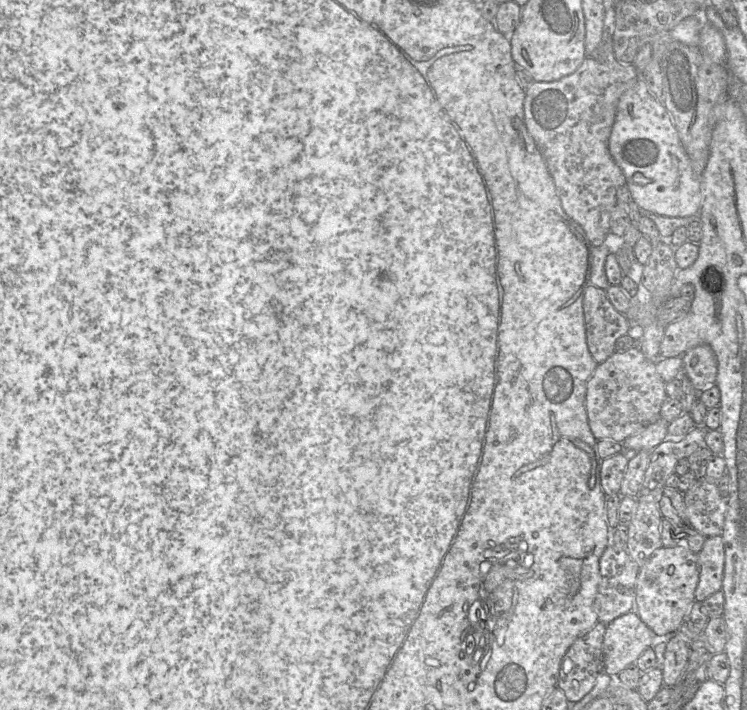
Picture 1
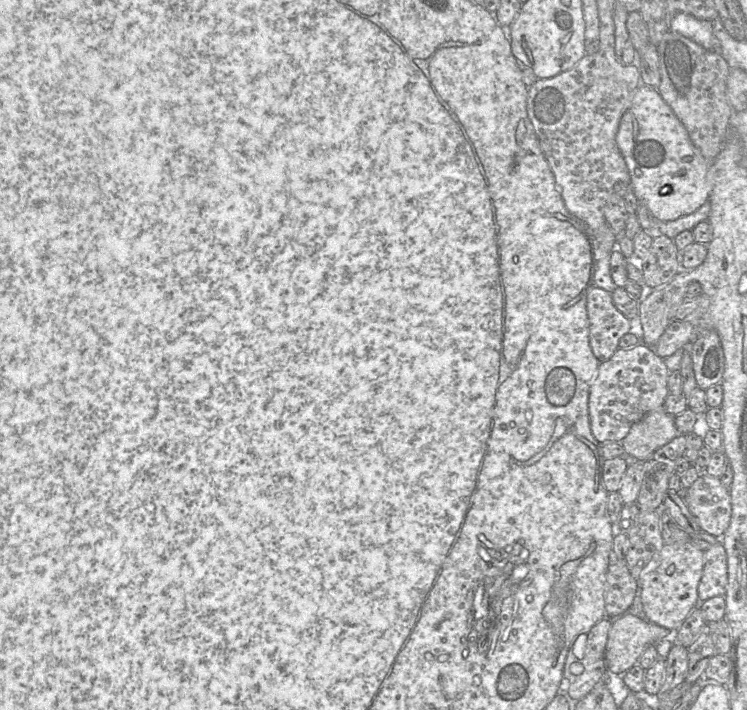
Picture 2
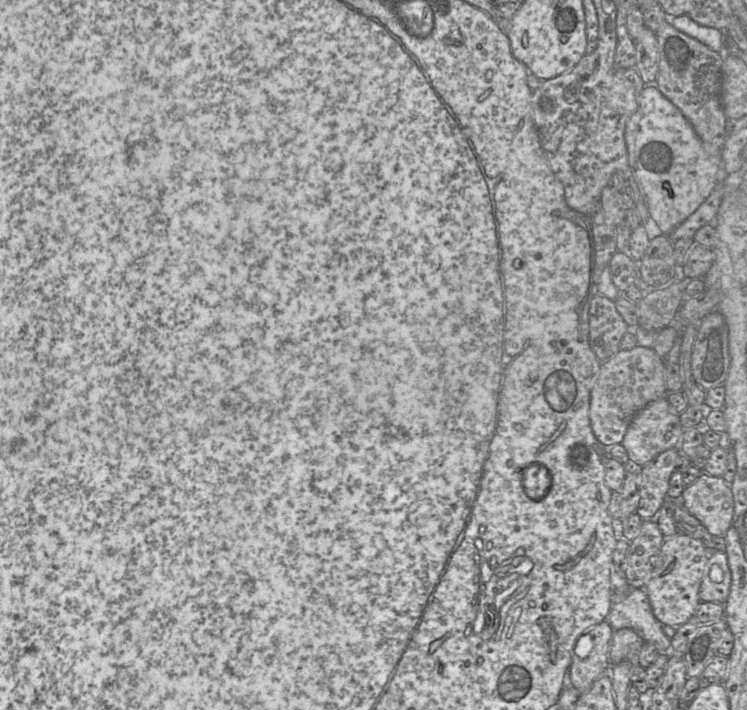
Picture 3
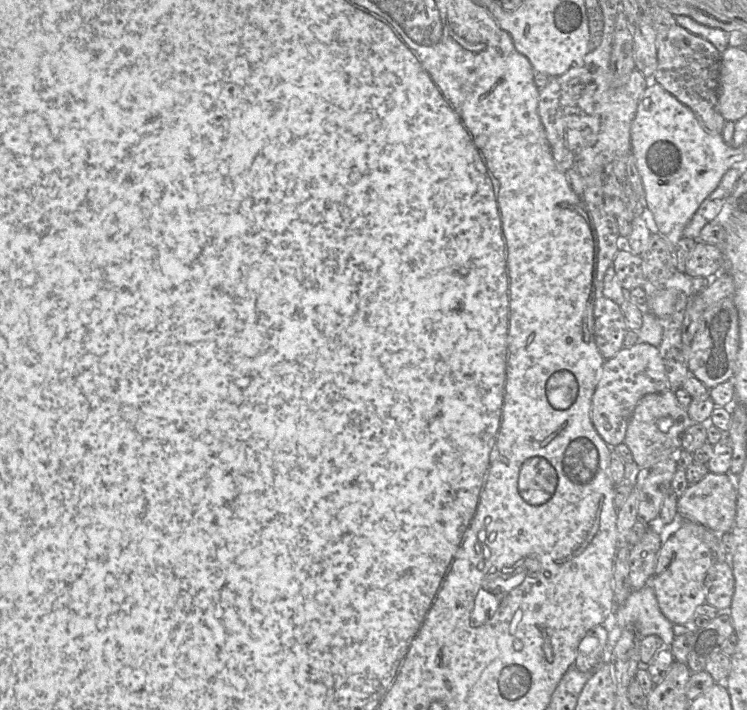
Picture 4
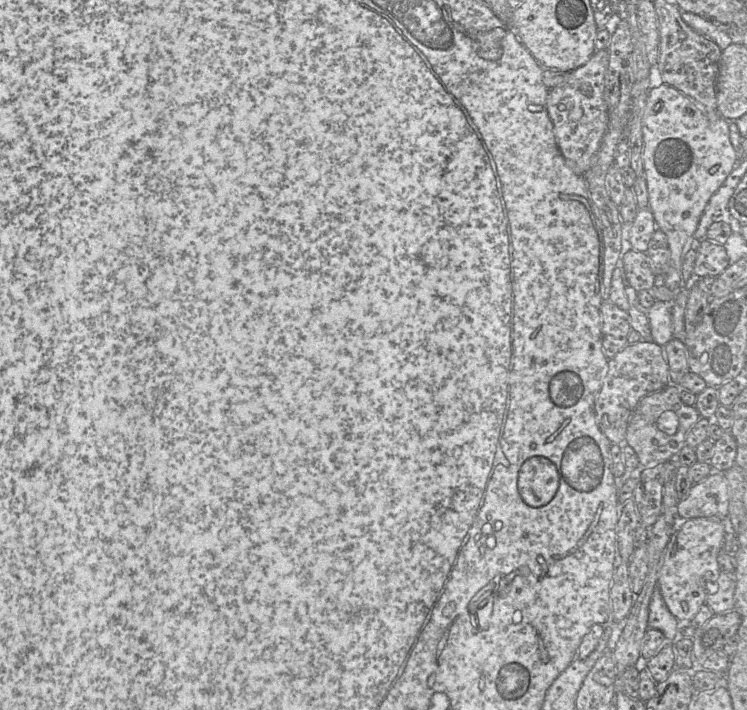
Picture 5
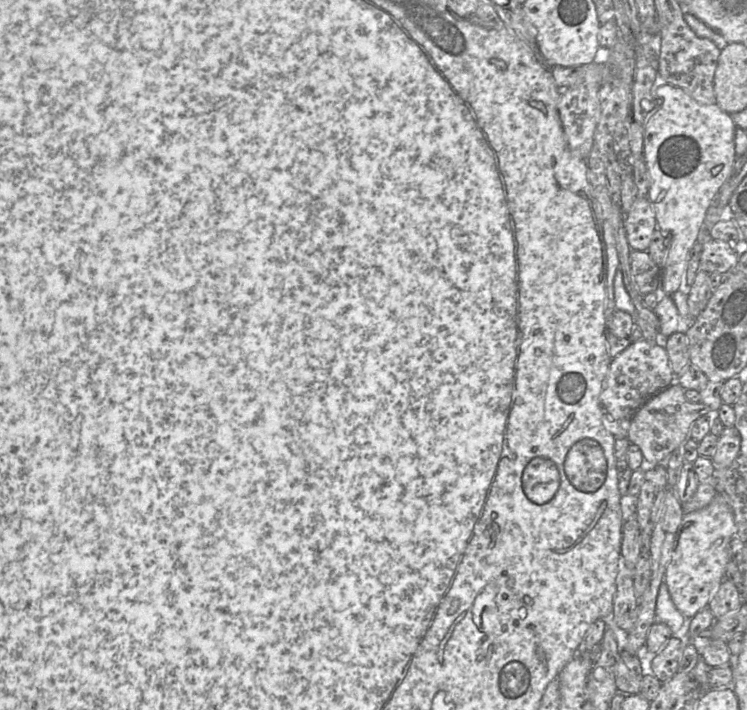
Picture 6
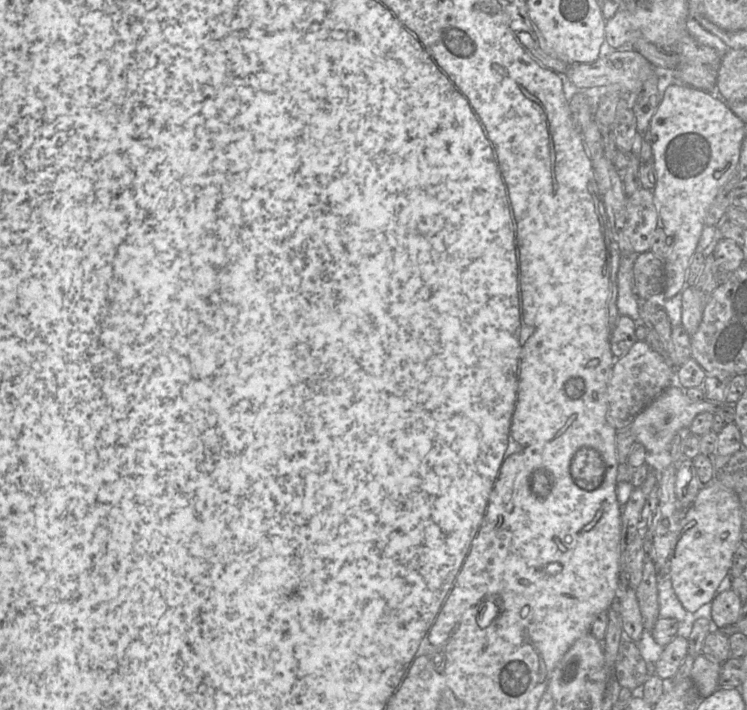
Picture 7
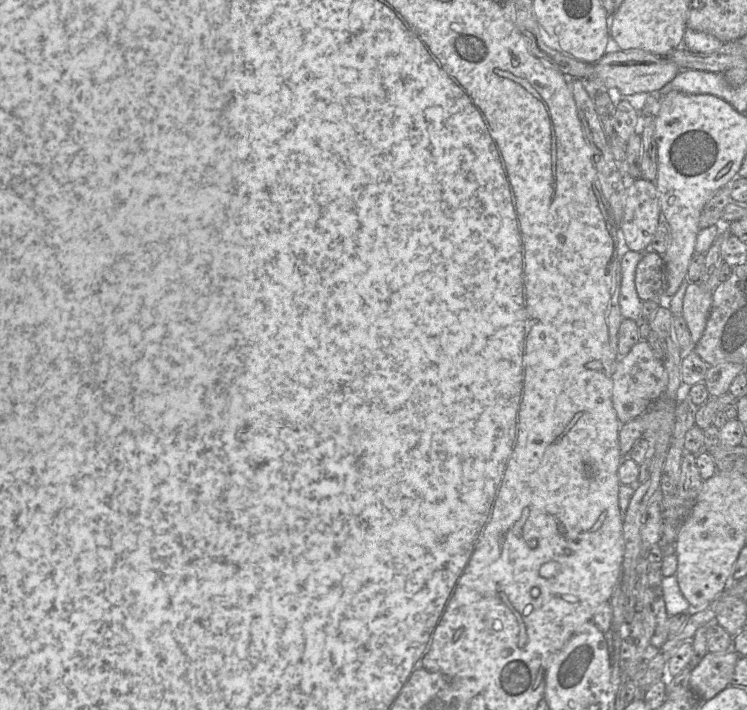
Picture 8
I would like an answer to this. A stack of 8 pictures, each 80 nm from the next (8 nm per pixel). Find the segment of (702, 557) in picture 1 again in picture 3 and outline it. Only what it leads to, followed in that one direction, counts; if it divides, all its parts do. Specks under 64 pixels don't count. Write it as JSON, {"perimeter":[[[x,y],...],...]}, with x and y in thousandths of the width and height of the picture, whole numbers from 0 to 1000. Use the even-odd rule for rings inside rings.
{"perimeter":[[[953,776],[937,825],[937,845],[971,851],[977,837],[979,820],[972,777]]]}

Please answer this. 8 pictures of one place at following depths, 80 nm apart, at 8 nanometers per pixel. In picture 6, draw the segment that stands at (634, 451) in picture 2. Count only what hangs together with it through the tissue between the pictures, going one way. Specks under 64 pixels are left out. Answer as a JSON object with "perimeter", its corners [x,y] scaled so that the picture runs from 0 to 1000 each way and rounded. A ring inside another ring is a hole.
{"perimeter":[[[902,537],[870,559],[847,585],[839,618],[857,631],[865,655],[889,654],[897,639],[922,617],[924,601],[932,590],[960,580],[952,579],[940,566],[921,565],[916,556],[917,549]]]}

